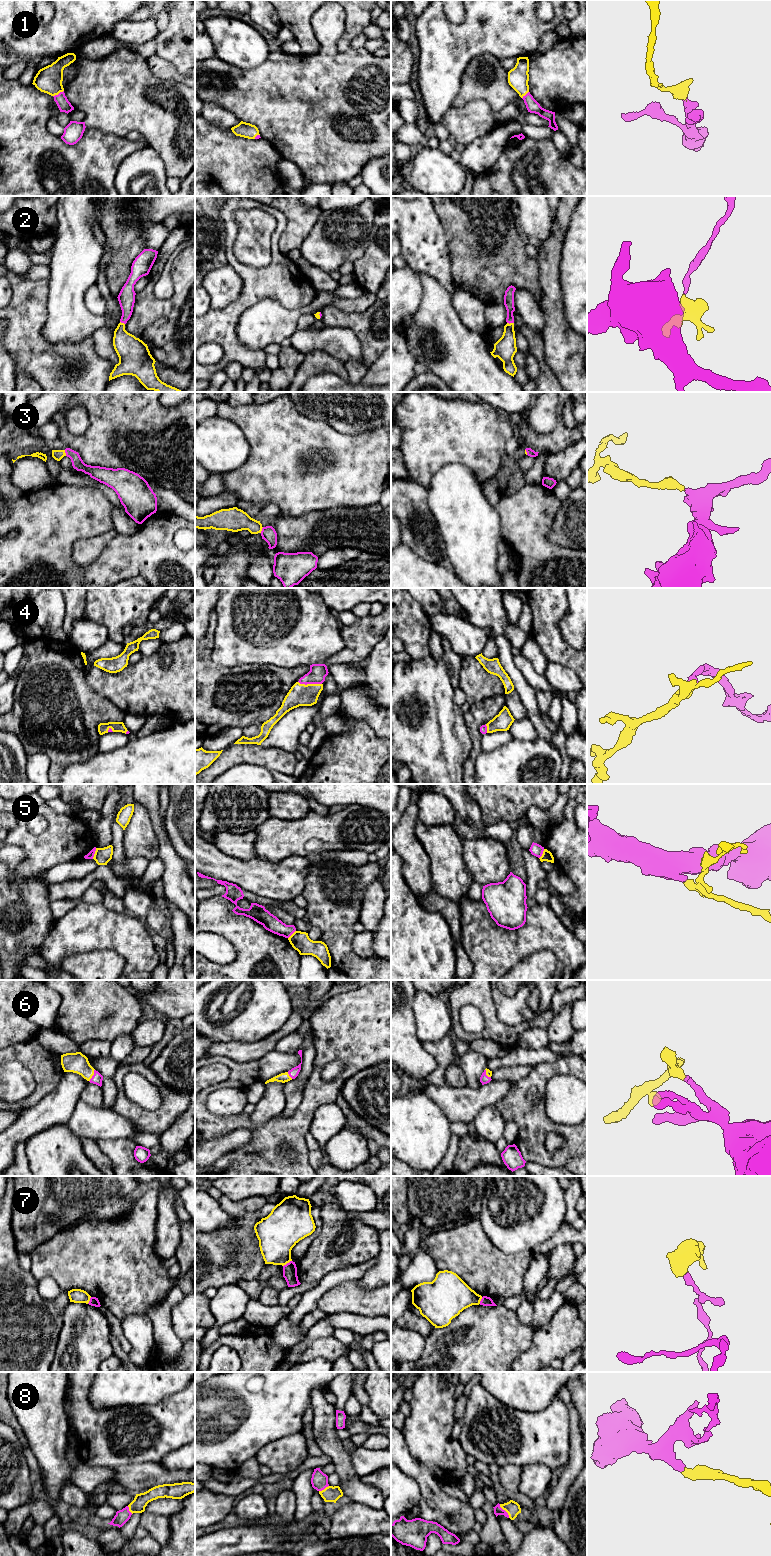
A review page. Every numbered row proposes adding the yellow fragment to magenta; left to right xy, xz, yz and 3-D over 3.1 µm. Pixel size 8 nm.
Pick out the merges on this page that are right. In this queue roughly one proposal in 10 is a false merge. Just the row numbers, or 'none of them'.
1, 2, 3, 4, 6, 8

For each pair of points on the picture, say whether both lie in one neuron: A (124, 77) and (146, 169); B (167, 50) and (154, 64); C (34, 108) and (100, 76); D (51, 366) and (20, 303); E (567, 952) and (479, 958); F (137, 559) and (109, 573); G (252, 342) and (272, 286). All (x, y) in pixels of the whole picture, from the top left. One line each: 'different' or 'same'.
A: different
B: different
C: different
D: same
E: same
F: same
G: different

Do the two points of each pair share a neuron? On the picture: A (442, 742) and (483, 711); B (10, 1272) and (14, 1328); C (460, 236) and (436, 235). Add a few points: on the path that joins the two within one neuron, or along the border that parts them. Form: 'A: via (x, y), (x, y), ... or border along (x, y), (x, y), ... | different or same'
A: border along (463, 714), (472, 747) | different
B: via (10, 1286), (10, 1314) | same
C: border along (436, 213), (444, 231), (450, 258) | different

